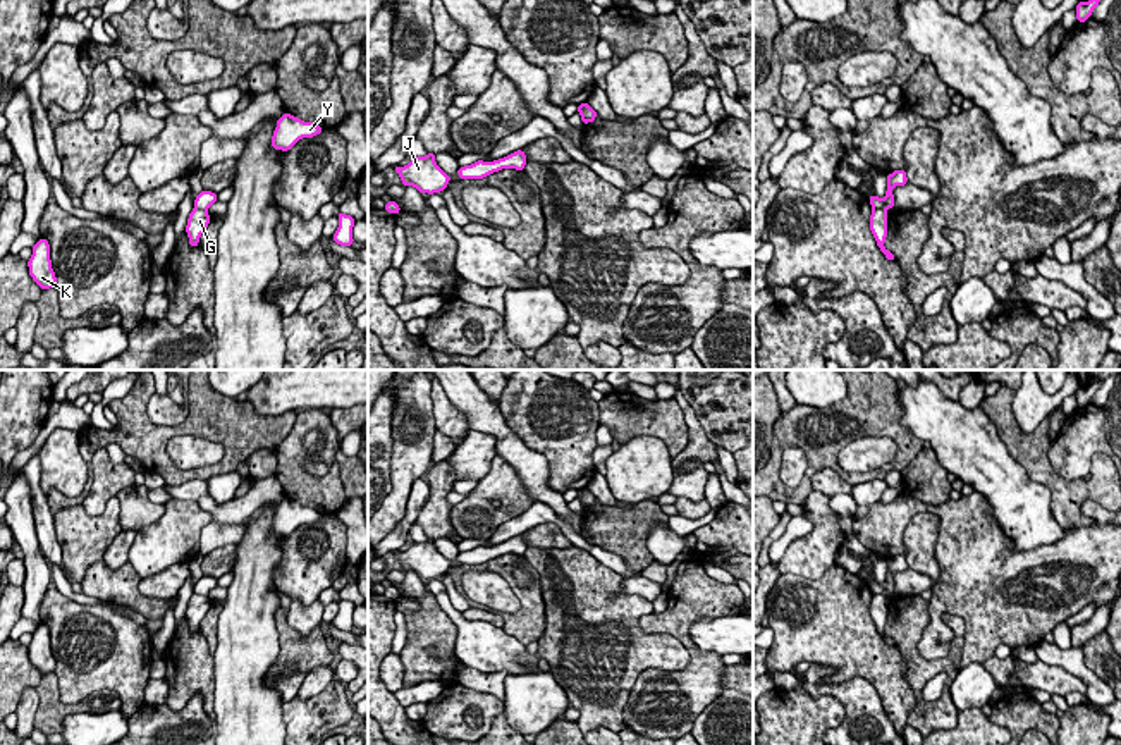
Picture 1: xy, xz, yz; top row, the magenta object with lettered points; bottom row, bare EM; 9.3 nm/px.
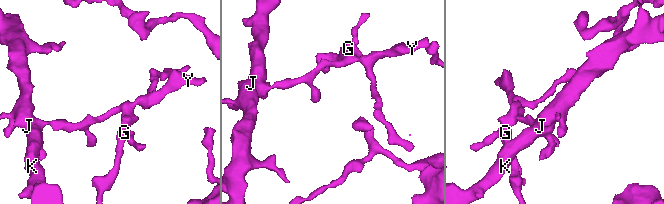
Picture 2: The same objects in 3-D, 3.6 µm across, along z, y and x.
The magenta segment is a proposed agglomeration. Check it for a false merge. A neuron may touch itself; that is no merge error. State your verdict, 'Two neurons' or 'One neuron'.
Two neurons

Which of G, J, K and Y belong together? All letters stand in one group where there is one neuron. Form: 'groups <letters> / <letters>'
groups G / J K Y

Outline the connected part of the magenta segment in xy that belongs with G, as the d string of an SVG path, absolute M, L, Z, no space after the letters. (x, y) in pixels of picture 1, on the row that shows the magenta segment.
M193 208L187 219L186 232L189 237L189 246L194 248L199 244L199 237L210 224L210 215L206 210Z

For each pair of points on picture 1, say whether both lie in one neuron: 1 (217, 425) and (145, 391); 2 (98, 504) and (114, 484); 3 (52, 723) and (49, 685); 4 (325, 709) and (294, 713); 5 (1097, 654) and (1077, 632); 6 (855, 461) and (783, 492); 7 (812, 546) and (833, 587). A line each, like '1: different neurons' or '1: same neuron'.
1: same neuron
2: same neuron
3: same neuron
4: same neuron
5: different neurons
6: different neurons
7: different neurons

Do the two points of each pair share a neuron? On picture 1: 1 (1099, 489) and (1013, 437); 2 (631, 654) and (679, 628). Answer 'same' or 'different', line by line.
1: same
2: different

